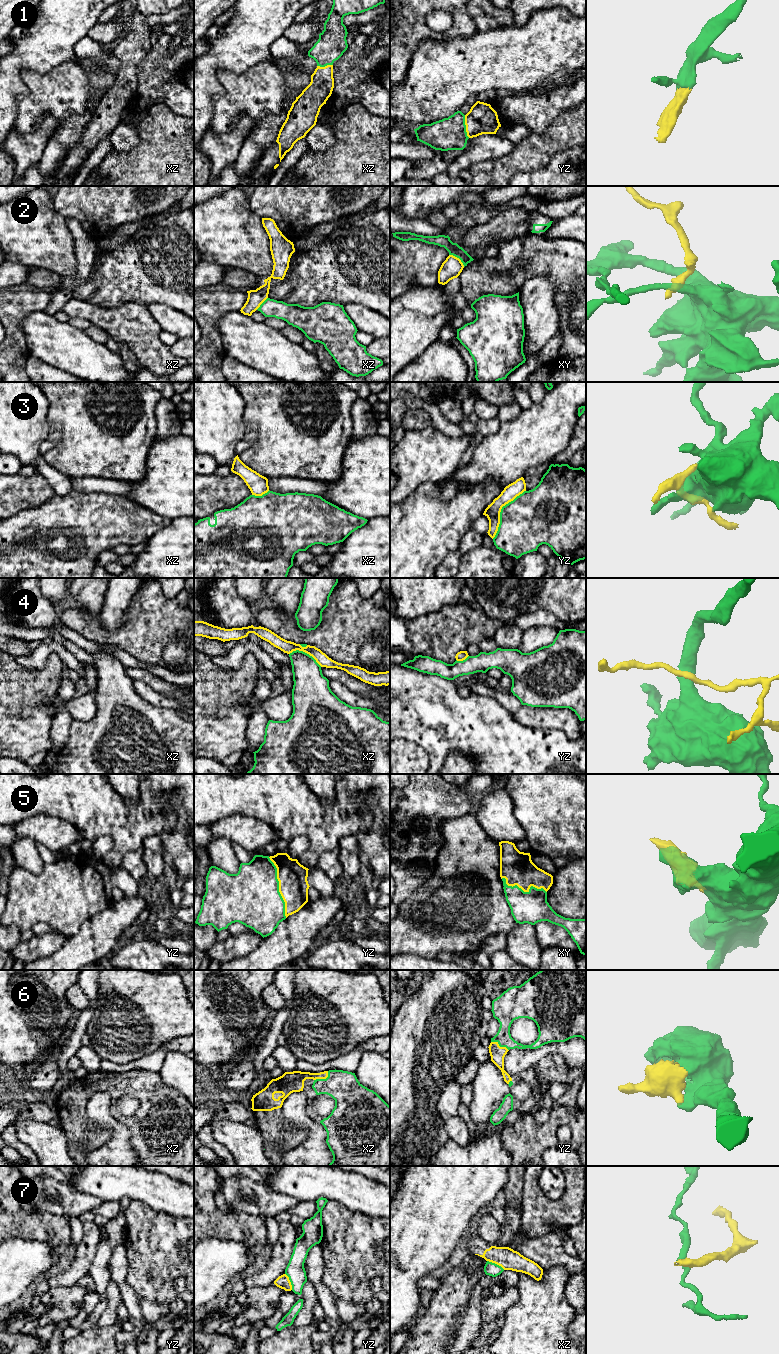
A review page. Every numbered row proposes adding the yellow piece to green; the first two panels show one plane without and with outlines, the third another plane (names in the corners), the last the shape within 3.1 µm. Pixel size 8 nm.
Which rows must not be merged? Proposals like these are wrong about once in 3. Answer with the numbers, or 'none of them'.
2, 3, 4, 7

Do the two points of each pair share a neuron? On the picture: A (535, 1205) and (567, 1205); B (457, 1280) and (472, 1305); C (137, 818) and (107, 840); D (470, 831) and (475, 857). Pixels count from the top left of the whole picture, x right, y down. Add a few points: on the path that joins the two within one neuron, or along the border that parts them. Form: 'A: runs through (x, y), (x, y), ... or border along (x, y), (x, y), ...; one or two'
A: runs through (543, 1205), (559, 1205); one
B: border along (476, 1283), (471, 1290), (467, 1305), (458, 1320); two
C: border along (109, 834), (112, 838), (113, 846), (100, 858); two
D: runs through (470, 837), (470, 851); one

